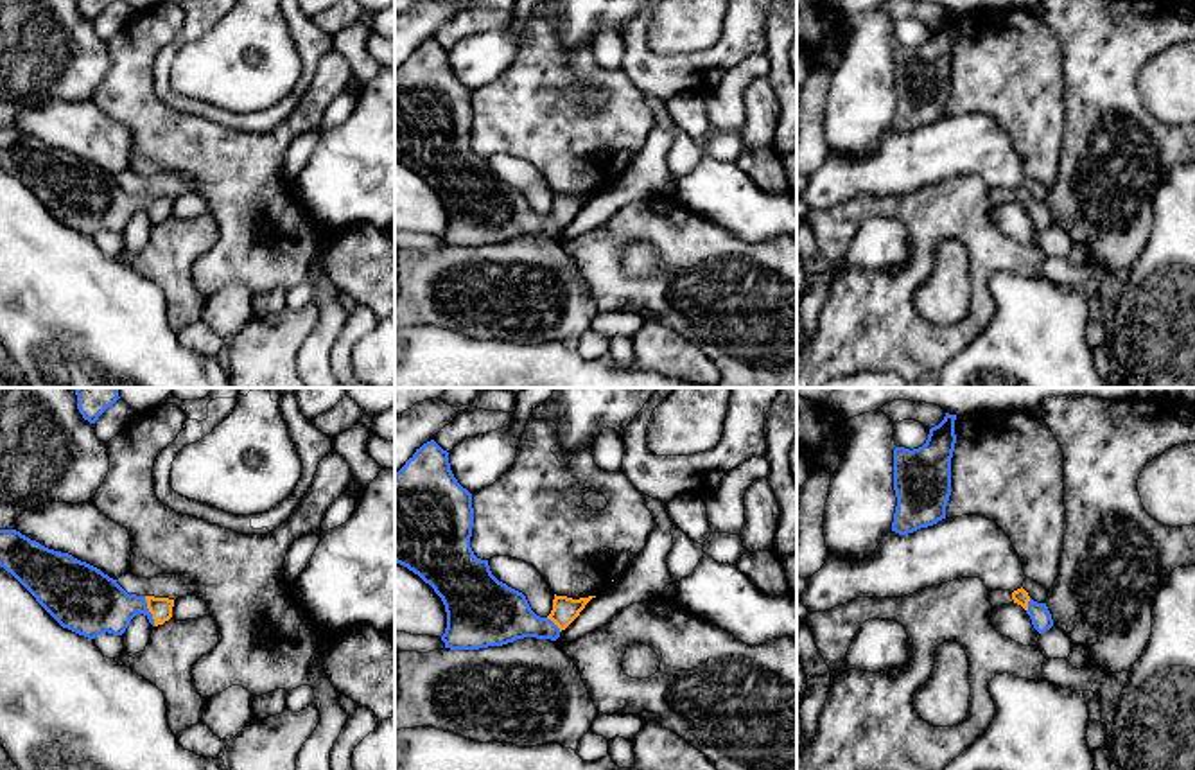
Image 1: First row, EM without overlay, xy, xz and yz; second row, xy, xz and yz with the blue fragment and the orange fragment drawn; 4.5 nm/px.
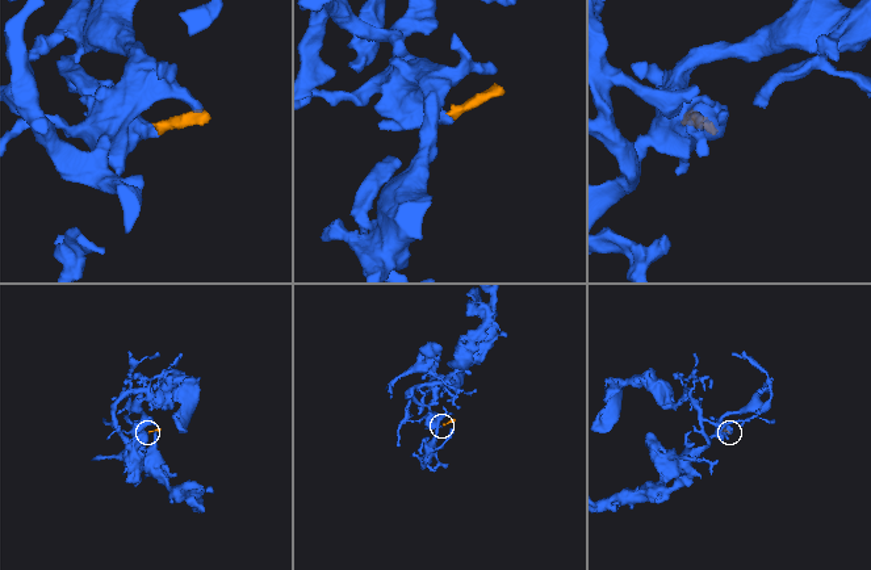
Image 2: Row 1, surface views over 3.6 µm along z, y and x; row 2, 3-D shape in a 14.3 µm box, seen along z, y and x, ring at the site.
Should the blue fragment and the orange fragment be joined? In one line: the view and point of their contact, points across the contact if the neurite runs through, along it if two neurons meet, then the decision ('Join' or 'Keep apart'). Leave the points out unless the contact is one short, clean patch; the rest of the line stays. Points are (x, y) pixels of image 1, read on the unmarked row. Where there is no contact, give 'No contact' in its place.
Touches blue at xy (148, 209). Path across: xy (94, 201), (148, 209), (160, 205). Join

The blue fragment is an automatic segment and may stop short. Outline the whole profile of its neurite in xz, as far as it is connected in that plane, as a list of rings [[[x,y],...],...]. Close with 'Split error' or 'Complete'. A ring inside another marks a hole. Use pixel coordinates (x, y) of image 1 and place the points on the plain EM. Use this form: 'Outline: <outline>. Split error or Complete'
Outline: [[[434,38],[423,41],[395,72],[395,160],[418,172],[441,196],[447,210],[447,226],[441,233],[445,246],[479,248],[524,235],[556,239],[596,196],[572,197],[554,192],[551,212],[536,214],[522,190],[499,179],[488,158],[474,153],[472,126],[472,92],[454,75],[449,50]]]. Split error

